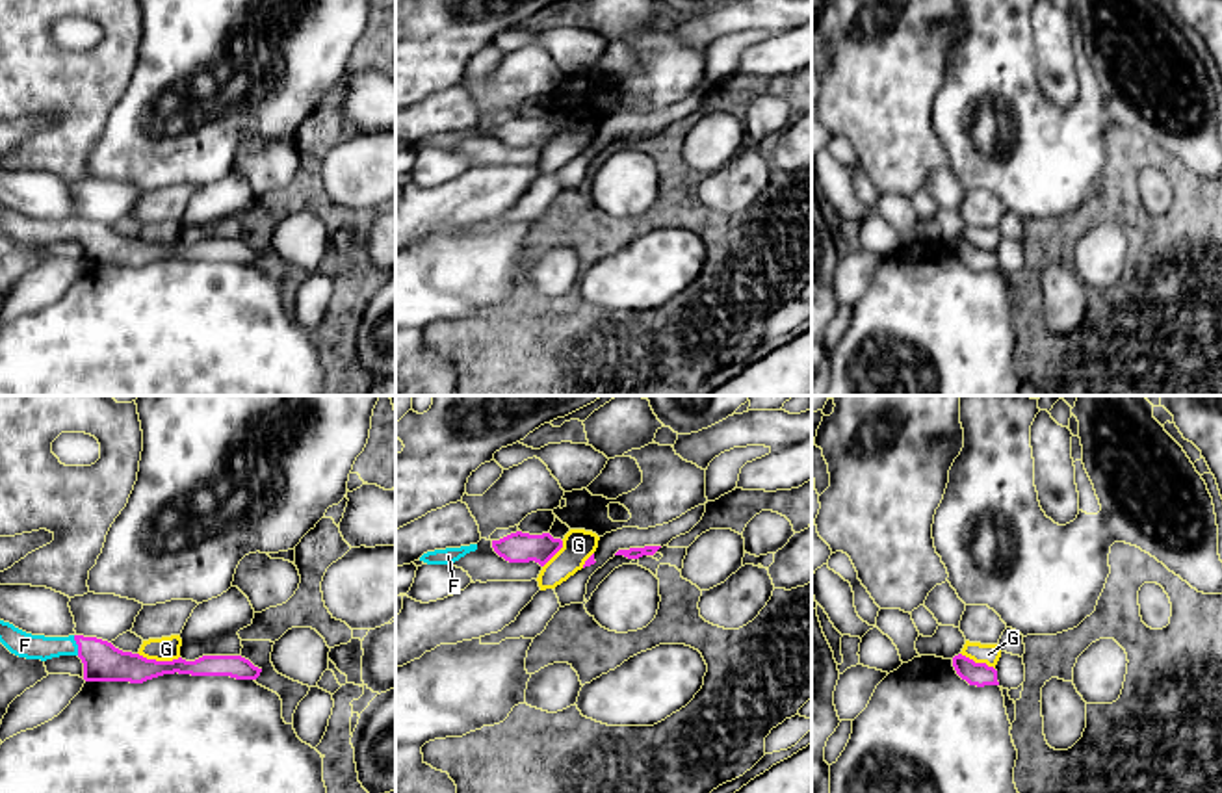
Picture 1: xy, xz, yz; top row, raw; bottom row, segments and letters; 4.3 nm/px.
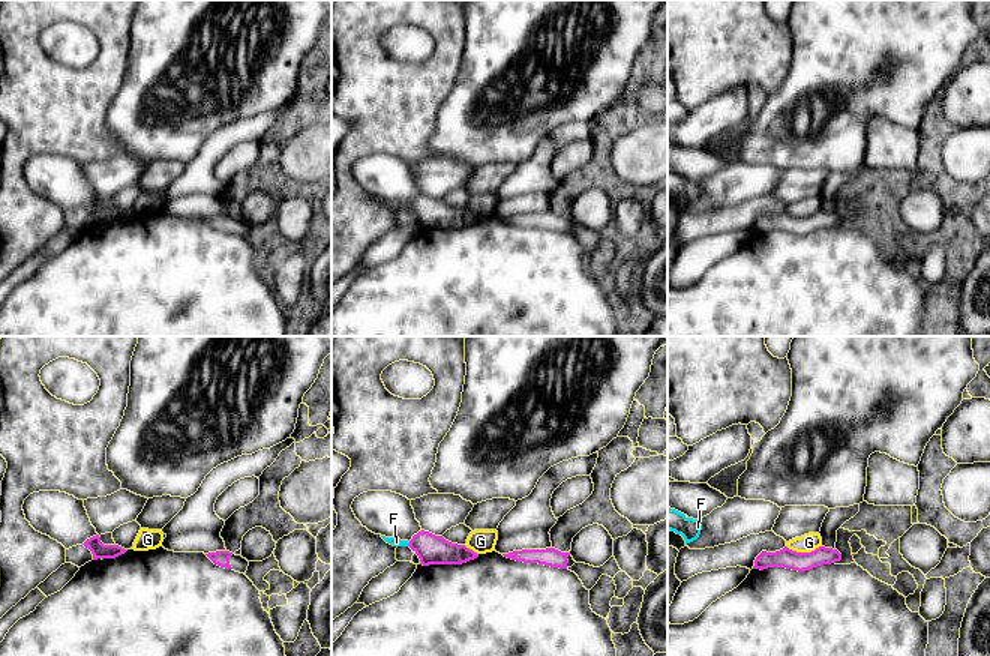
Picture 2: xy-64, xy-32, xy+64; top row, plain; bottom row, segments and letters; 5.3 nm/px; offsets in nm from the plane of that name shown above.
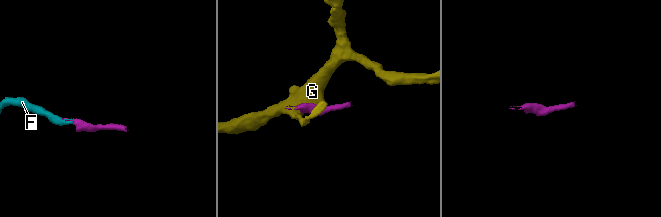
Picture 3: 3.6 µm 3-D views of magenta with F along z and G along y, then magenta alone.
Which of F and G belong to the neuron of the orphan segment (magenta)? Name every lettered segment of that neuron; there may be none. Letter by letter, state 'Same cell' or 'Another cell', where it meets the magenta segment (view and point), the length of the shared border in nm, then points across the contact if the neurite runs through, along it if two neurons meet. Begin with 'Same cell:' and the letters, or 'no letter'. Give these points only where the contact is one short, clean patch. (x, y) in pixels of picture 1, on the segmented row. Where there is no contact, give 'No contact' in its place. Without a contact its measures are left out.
Same cell: F
F: Same cell. Touches magenta at xy (77, 643). Shared border 90 nm. Path across: xy (103, 662), (77, 643), (25, 645)
G: Another cell. Touches magenta at xy (158, 662). Shared border 190 nm. Boundary: xy (138, 652), (156, 660), (179, 658)

